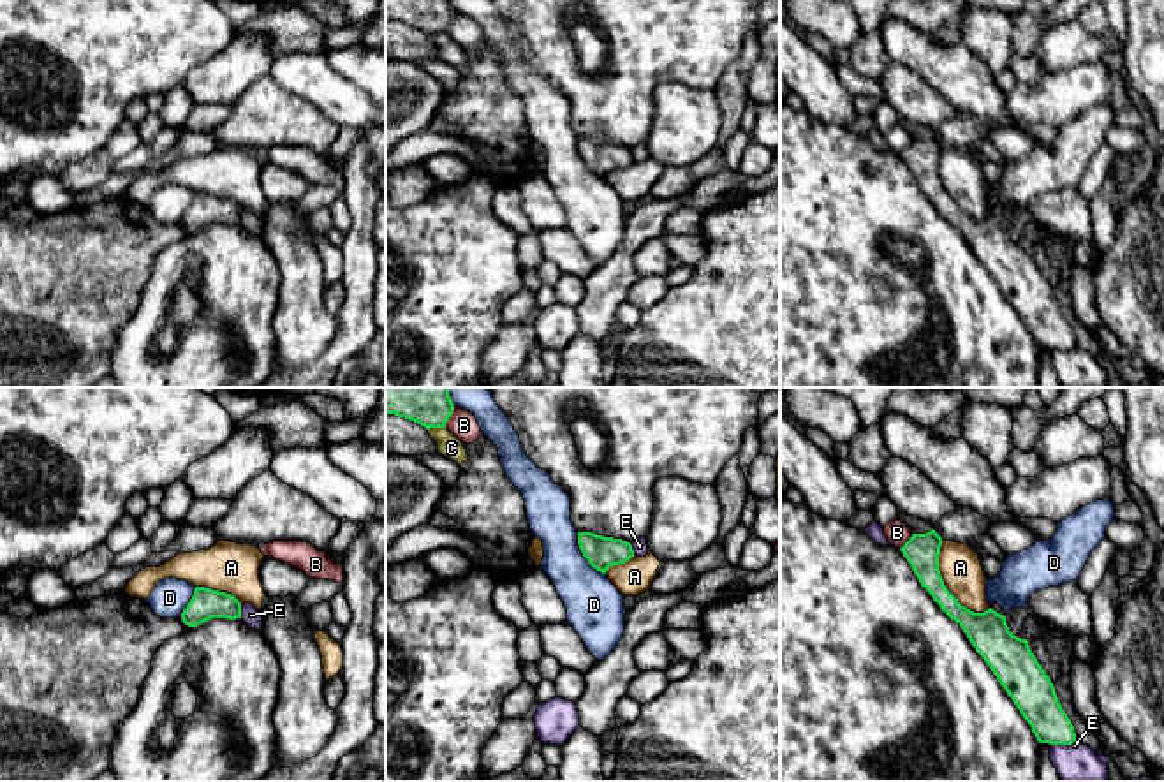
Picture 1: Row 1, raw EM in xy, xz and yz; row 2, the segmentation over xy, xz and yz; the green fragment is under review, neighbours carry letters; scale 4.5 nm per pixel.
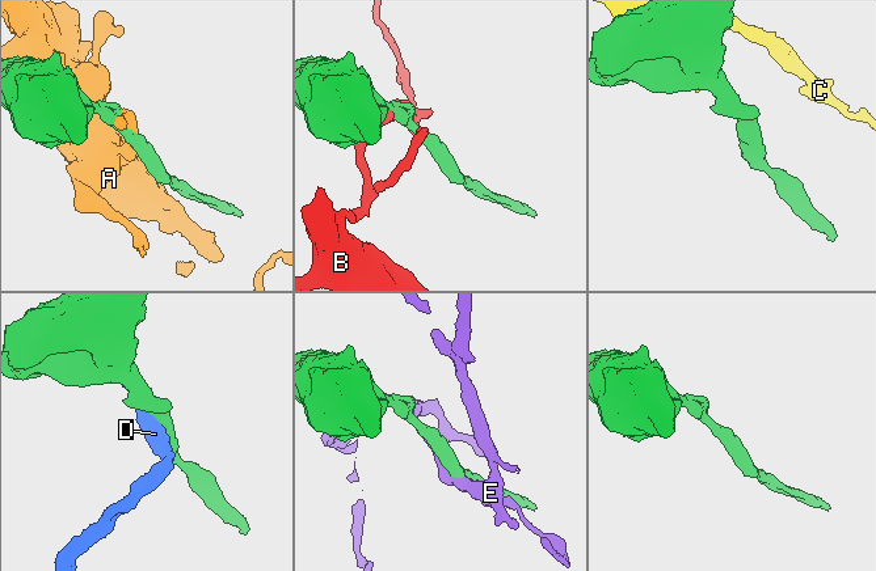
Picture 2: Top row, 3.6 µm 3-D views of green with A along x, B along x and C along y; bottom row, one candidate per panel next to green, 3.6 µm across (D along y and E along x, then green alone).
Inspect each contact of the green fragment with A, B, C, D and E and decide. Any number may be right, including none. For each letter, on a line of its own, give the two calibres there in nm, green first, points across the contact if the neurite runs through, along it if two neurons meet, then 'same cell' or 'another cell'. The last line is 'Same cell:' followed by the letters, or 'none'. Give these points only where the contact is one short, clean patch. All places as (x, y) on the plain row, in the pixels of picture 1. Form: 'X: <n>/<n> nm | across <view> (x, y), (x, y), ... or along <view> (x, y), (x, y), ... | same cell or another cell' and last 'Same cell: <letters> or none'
A: 160/190 nm | another cell
B: 160/130 nm | another cell
C: 160/110 nm | another cell
D: 150/260 nm | another cell
E: 190/220 nm | another cell
Same cell: none

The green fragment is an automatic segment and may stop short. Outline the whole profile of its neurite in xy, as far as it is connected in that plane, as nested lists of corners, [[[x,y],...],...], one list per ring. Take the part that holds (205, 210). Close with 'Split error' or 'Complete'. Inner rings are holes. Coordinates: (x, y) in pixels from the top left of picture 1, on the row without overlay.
[[[195,192],[190,208],[181,218],[181,225],[188,232],[197,232],[211,224],[241,224],[241,208],[231,199]]]. Complete

